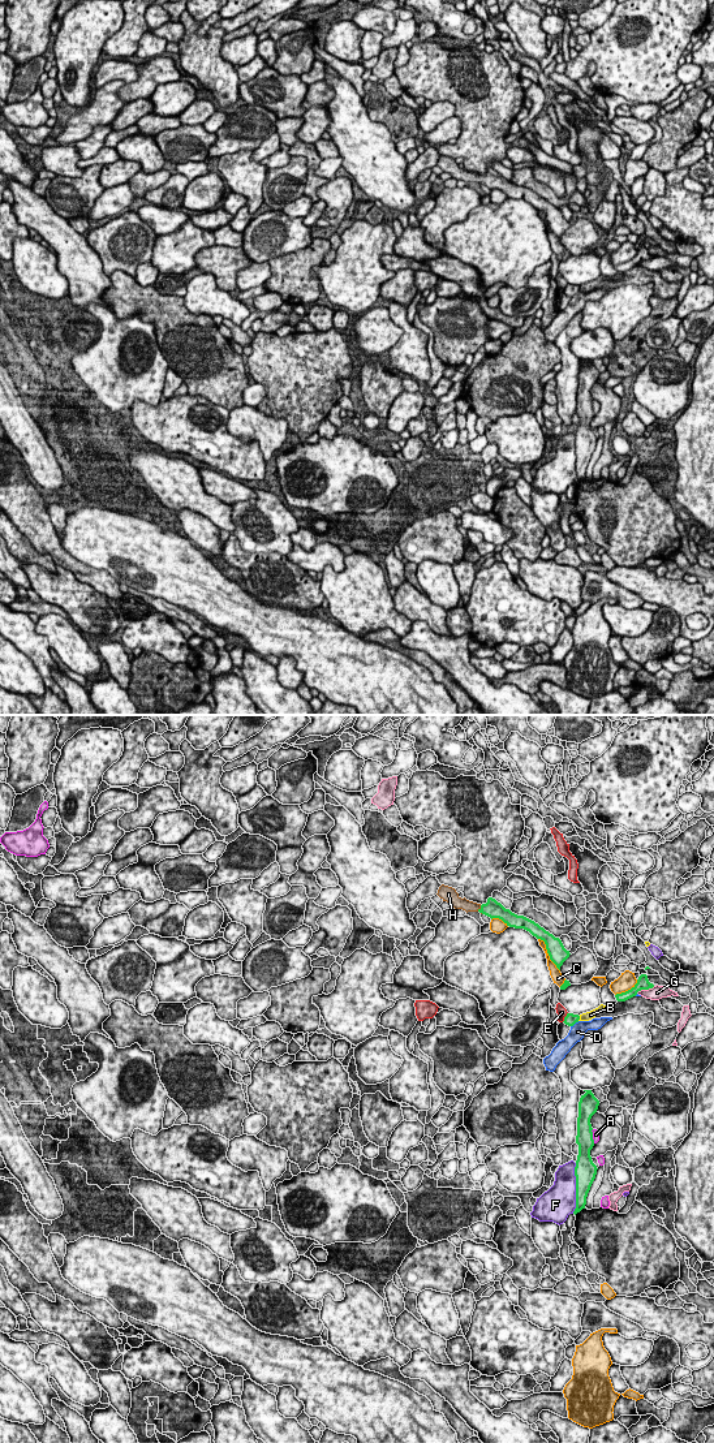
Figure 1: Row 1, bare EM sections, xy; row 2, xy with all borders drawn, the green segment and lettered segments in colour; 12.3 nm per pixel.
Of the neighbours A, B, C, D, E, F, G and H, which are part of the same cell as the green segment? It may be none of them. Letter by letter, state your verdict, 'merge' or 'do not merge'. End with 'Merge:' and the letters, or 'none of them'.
A: do not merge
B: do not merge
C: do not merge
D: do not merge
E: do not merge
F: do not merge
G: do not merge
H: merge
Merge: H

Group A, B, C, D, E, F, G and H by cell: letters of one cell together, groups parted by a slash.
A / B / C / D / E / F / G / H

